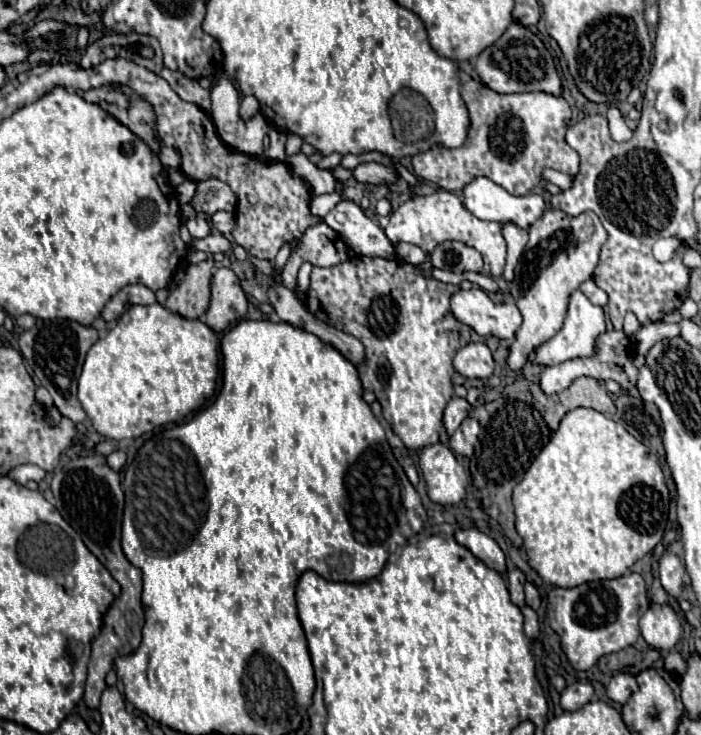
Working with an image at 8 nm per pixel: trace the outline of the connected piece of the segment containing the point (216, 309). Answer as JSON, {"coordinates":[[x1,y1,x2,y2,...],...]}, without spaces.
{"coordinates":[[223,267,211,279,211,303,205,313,205,323,215,333,225,333,235,321,245,317,247,297,241,289,237,275]]}

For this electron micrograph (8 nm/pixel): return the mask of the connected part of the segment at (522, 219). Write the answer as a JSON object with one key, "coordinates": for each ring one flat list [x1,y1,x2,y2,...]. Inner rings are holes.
{"coordinates":[[473,177,465,187,463,187,463,207,467,211,471,211,475,217,485,219,485,221,501,221,501,223,513,223,521,229,529,229,539,217,541,213,547,209,545,197,541,193,535,195,523,195,523,197,515,197,509,195,503,187,499,187,497,183,493,183,487,177]]}

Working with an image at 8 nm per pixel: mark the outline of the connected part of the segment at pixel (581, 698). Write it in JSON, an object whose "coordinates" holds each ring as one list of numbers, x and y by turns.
{"coordinates":[[573,683,573,685,565,687,565,691,561,693,561,707,565,711,577,711,591,699,593,699,591,683]]}

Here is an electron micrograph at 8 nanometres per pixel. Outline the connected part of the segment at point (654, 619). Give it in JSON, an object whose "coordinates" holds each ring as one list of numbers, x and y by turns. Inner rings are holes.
{"coordinates":[[651,603,645,615,641,617,641,633,643,639,661,651,671,651,681,639,681,621,671,605]]}

